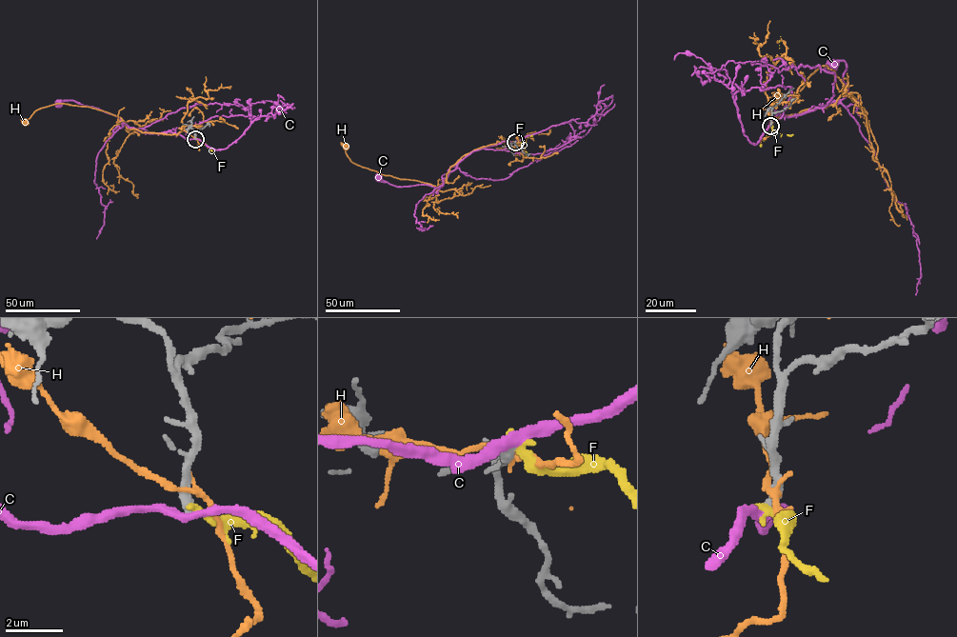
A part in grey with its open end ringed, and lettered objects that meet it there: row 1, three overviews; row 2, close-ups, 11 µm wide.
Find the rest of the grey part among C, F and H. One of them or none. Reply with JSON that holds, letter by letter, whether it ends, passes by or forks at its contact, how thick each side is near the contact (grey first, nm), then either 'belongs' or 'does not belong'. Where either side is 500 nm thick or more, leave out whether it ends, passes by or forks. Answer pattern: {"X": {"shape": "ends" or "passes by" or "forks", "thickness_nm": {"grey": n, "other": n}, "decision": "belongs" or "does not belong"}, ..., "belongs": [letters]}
{"C": {"shape": "passes by", "thickness_nm": {"grey": 360, "other": 320}, "decision": "does not belong"}, "F": {"shape": "ends", "thickness_nm": {"grey": 400, "other": 360}, "decision": "does not belong"}, "H": {"shape": "passes by", "thickness_nm": {"grey": 320, "other": 170}, "decision": "does not belong"}, "belongs": []}

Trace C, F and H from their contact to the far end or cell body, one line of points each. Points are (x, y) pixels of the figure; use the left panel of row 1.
C: (195, 139), (186, 139), (169, 131), (143, 132), (98, 109), (72, 101), (58, 104)
F: (195, 139), (199, 139), (204, 86)
H: (195, 137), (184, 130), (177, 135), (141, 132), (107, 112), (62, 103), (37, 109), (25, 123)

